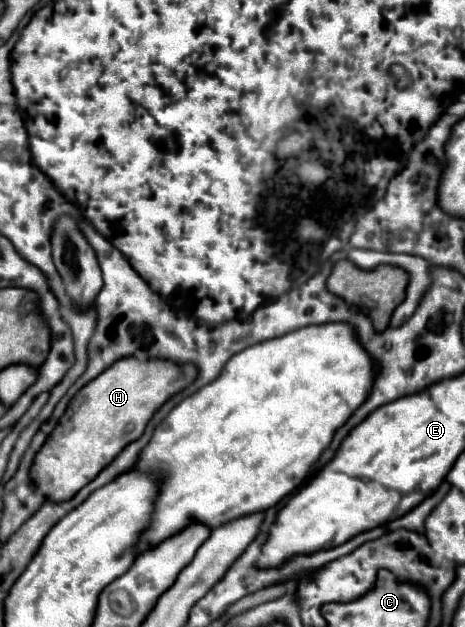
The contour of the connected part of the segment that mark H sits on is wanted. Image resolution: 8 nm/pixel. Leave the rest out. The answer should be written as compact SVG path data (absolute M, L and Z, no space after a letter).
M127 356L117 360L109 370L83 386L73 402L69 402L57 430L35 458L31 476L35 486L41 486L53 502L69 500L89 480L93 480L121 450L141 438L153 414L177 392L187 388L199 370L195 364L177 364L163 358Z

